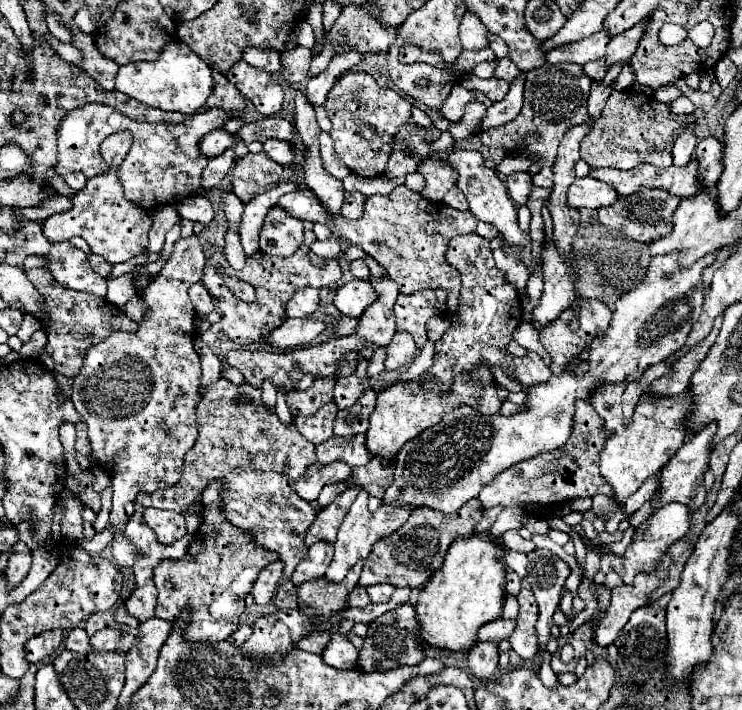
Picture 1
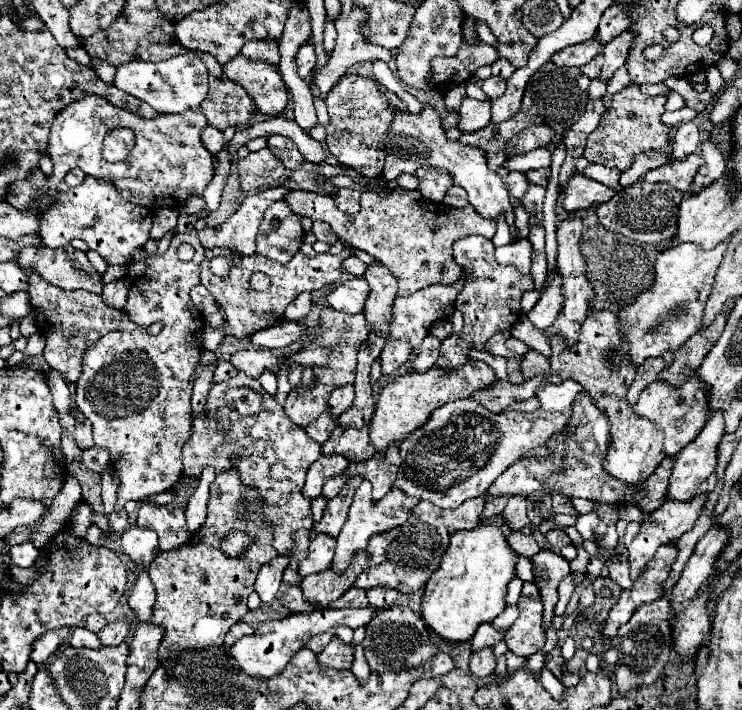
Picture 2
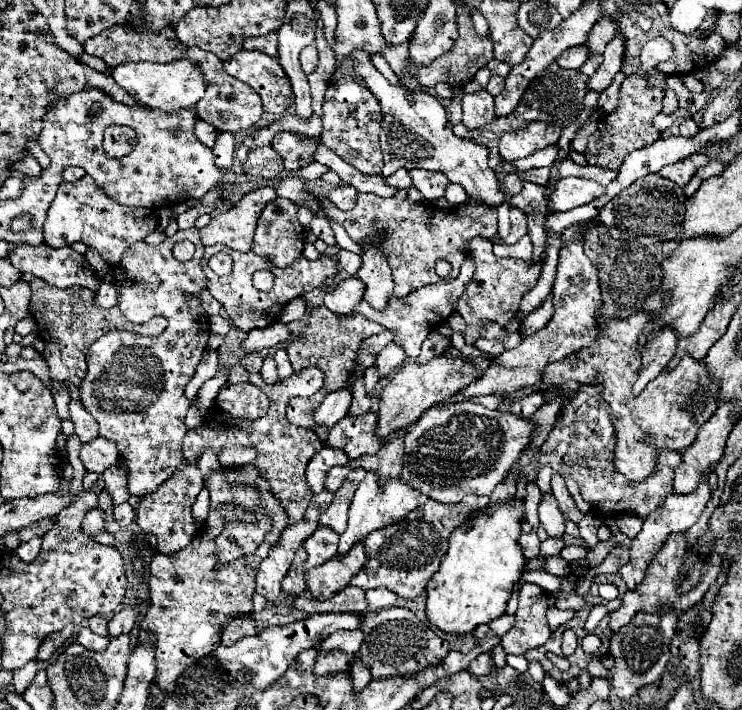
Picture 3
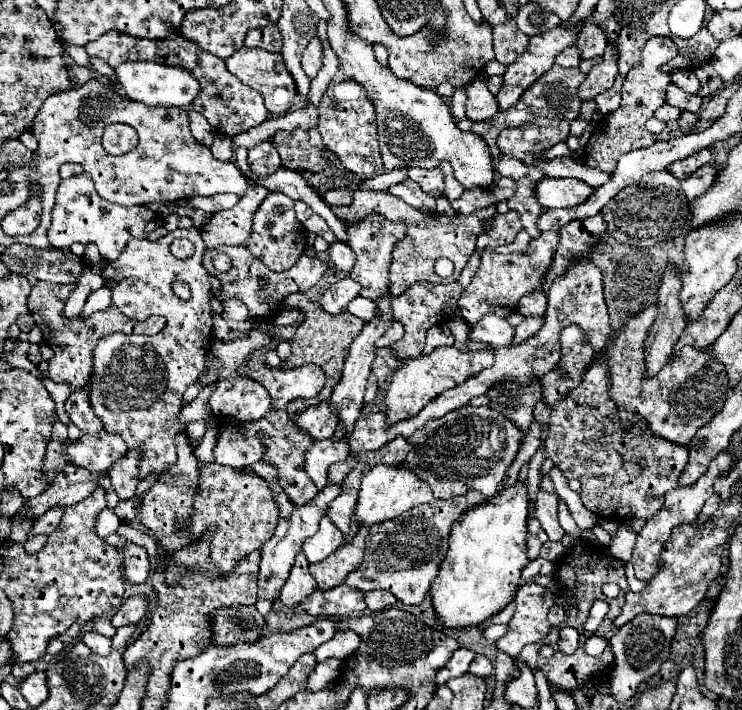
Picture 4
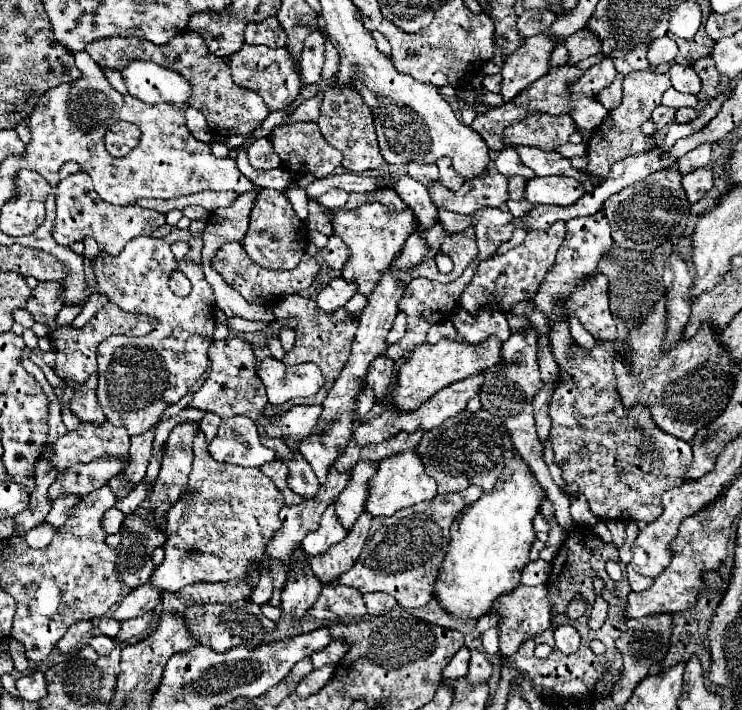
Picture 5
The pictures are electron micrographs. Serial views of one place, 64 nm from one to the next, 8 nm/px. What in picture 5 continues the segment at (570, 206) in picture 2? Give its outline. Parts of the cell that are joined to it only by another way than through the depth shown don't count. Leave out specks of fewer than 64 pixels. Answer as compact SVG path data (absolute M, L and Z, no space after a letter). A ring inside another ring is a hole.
M546 176L546 178L528 178L524 188L524 198L532 204L554 204L568 206L574 204L584 190L580 182L566 176Z

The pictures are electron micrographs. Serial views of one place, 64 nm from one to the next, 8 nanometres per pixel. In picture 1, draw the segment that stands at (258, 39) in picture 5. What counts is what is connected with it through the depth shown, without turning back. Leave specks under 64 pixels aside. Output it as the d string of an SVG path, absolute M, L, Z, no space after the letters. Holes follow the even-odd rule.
M250 46L244 50L244 56L242 56L248 64L256 66L256 68L262 68L266 72L278 72L281 67L281 53L268 48L256 48L256 46Z

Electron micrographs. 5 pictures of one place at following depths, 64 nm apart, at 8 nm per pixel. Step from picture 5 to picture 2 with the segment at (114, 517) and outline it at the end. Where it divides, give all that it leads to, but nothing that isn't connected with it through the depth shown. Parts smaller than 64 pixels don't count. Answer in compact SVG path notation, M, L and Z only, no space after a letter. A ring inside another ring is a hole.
M82 504L76 510L76 516L72 518L72 530L76 532L76 536L80 536L80 538L86 536L88 528L92 526L92 516L94 516L94 510L88 504Z

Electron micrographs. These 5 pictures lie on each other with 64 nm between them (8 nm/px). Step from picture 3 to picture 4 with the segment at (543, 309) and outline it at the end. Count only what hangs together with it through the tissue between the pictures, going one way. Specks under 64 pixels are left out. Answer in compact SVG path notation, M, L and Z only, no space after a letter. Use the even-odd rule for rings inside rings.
M526 318L526 320L516 328L516 336L512 338L512 344L510 344L510 346L518 346L518 344L522 344L524 340L532 338L532 336L540 330L540 324L542 324L540 318Z

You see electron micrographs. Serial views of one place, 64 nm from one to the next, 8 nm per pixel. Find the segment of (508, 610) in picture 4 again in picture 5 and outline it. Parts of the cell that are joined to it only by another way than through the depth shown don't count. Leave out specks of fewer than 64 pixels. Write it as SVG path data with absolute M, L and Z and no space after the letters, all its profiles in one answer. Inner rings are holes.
M486 614L477 620L476 628L480 630L480 634L484 634L488 628L496 627L498 625L498 621L498 614Z

